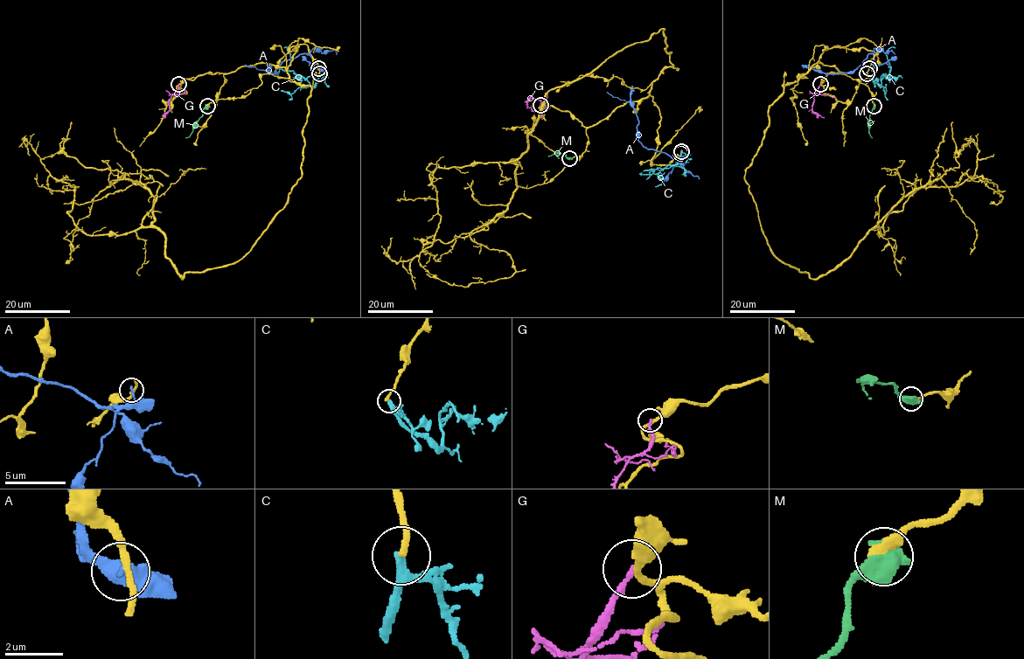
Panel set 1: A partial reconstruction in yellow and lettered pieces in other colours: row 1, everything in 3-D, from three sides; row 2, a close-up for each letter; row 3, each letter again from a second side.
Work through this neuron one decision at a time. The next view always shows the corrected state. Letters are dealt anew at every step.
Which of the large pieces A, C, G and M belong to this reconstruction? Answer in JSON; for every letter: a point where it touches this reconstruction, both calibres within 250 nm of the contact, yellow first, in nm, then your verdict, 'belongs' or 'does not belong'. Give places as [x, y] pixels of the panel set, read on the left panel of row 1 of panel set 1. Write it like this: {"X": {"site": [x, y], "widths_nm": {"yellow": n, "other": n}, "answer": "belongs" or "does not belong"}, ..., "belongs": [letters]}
{"A": {"site": [318, 68], "widths_nm": {"yellow": 200, "other": 180}, "answer": "does not belong"}, "C": {"site": [319, 73], "widths_nm": {"yellow": 220, "other": 280}, "answer": "does not belong"}, "G": {"site": [178, 84], "widths_nm": {"yellow": 240, "other": 200}, "answer": "does not belong"}, "M": {"site": [207, 106], "widths_nm": {"yellow": 360, "other": 750}, "answer": "does not belong"}, "belongs": []}

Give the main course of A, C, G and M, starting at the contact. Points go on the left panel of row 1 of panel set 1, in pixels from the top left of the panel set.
A: (318, 69), (308, 53), (285, 59), (275, 70), (276, 73), (245, 65)
C: (319, 73), (316, 82), (312, 86), (289, 70), (290, 52), (283, 47)
G: (177, 84), (177, 91), (169, 100), (169, 110), (164, 117)
M: (207, 106), (191, 134), (185, 138)

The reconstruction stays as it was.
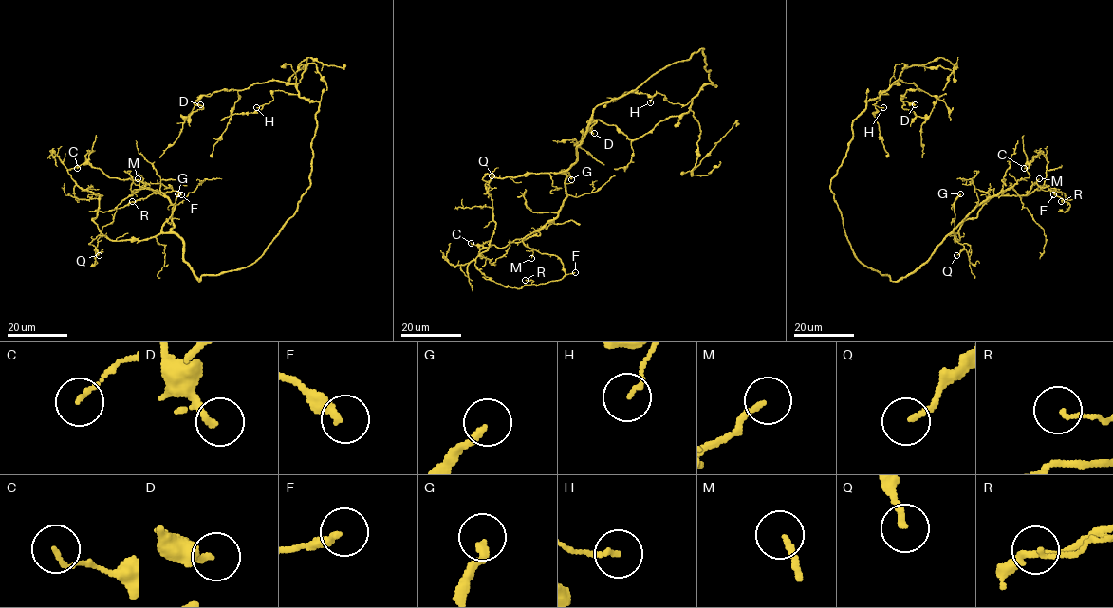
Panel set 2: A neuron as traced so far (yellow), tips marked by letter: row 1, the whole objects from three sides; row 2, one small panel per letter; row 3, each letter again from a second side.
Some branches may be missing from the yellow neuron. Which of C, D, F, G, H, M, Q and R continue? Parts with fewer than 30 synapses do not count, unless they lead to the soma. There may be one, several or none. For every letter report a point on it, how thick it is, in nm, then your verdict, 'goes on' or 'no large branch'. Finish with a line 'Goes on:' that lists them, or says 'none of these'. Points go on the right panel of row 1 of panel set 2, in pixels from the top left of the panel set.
C: place (1024, 168); calibre 130 nm; no large branch
D: place (915, 104); calibre 200 nm; no large branch
F: place (1053, 194); calibre 260 nm; no large branch
G: place (960, 193); calibre 200 nm; goes on
H: place (883, 107); calibre 120 nm; no large branch
M: place (1039, 178); calibre 160 nm; no large branch
Q: place (956, 255); calibre 170 nm; no large branch
R: place (1061, 201); calibre 100 nm; no large branch
Goes on: G

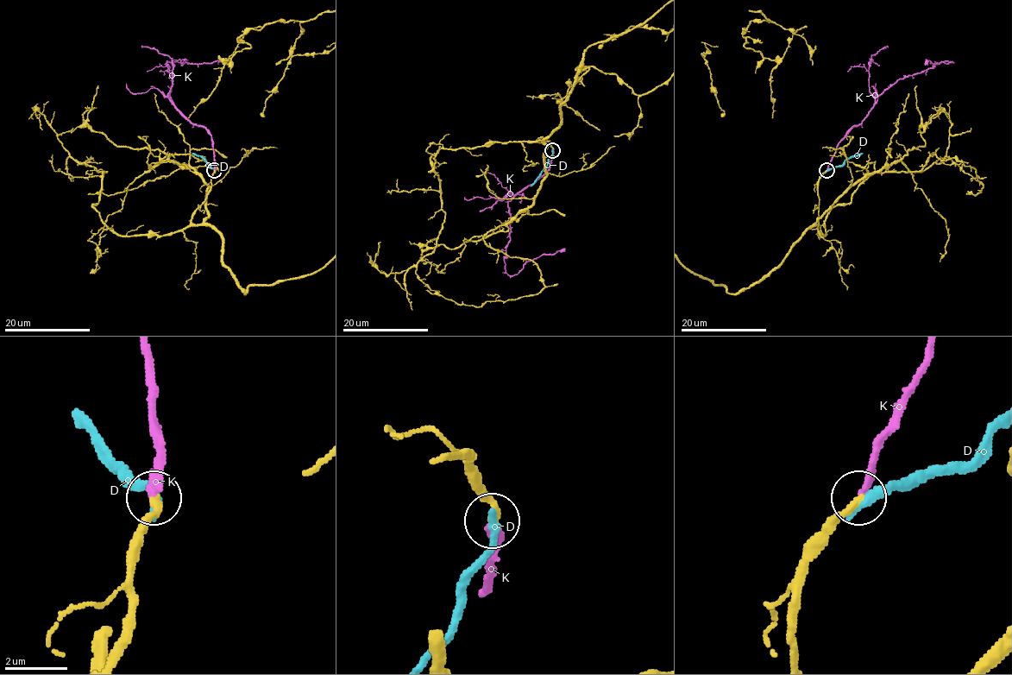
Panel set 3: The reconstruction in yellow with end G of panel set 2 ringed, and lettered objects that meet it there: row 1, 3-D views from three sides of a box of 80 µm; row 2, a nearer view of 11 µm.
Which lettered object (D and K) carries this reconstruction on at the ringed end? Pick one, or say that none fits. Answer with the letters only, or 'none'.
K

